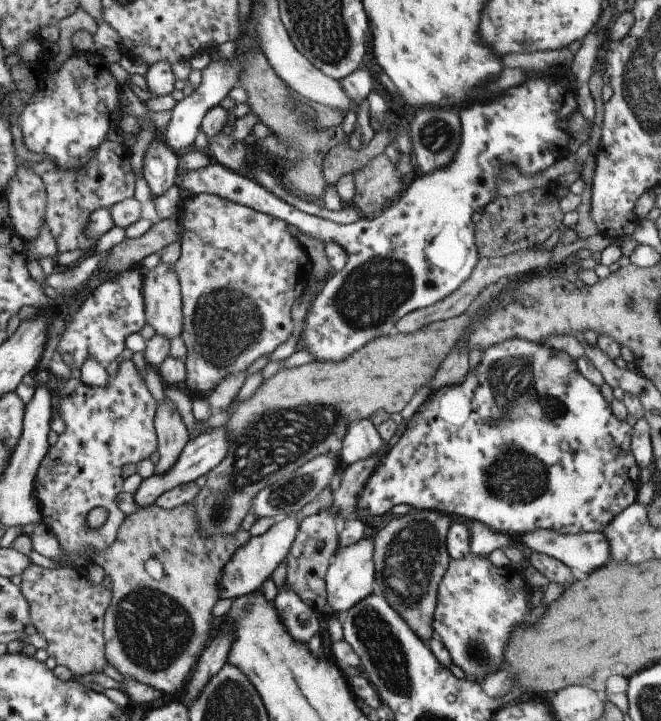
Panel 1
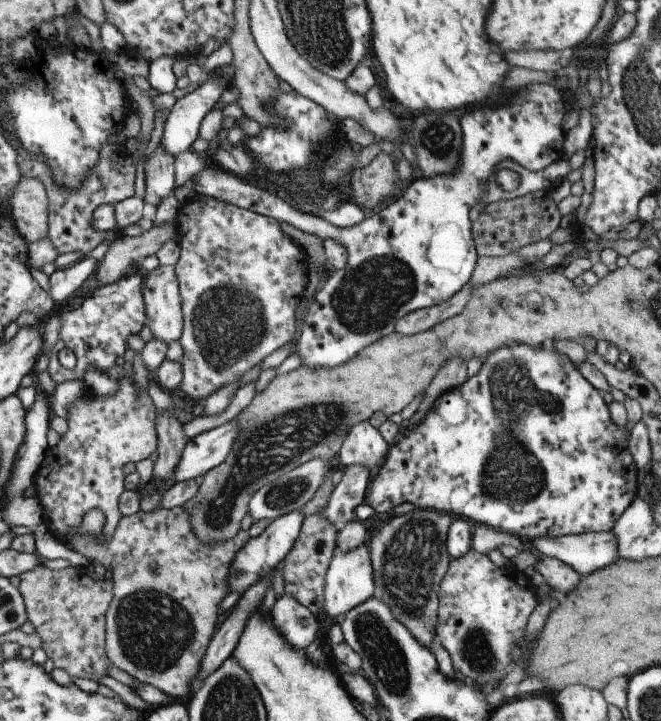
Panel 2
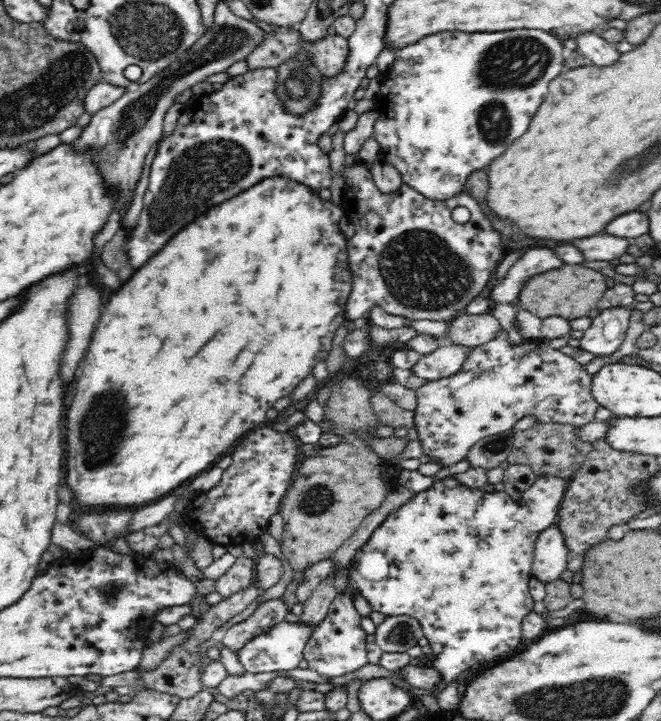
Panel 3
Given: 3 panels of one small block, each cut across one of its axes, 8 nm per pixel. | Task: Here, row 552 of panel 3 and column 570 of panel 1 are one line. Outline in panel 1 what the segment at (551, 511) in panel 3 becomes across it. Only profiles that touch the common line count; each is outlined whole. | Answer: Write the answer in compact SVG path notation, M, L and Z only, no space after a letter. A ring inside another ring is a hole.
M515 337L488 346L481 352L475 368L467 371L466 377L460 383L445 385L433 391L407 419L406 428L399 436L399 440L391 446L373 472L364 480L357 495L356 508L367 510L371 516L383 516L393 506L407 504L411 510L437 511L445 516L455 514L465 520L477 521L511 538L535 529L551 529L570 535L600 533L616 514L634 504L637 489L642 483L639 481L639 466L630 449L632 428L625 420L619 420L612 413L610 403L601 396L600 390L594 384L581 376L575 361L566 352L555 350L552 346Z

